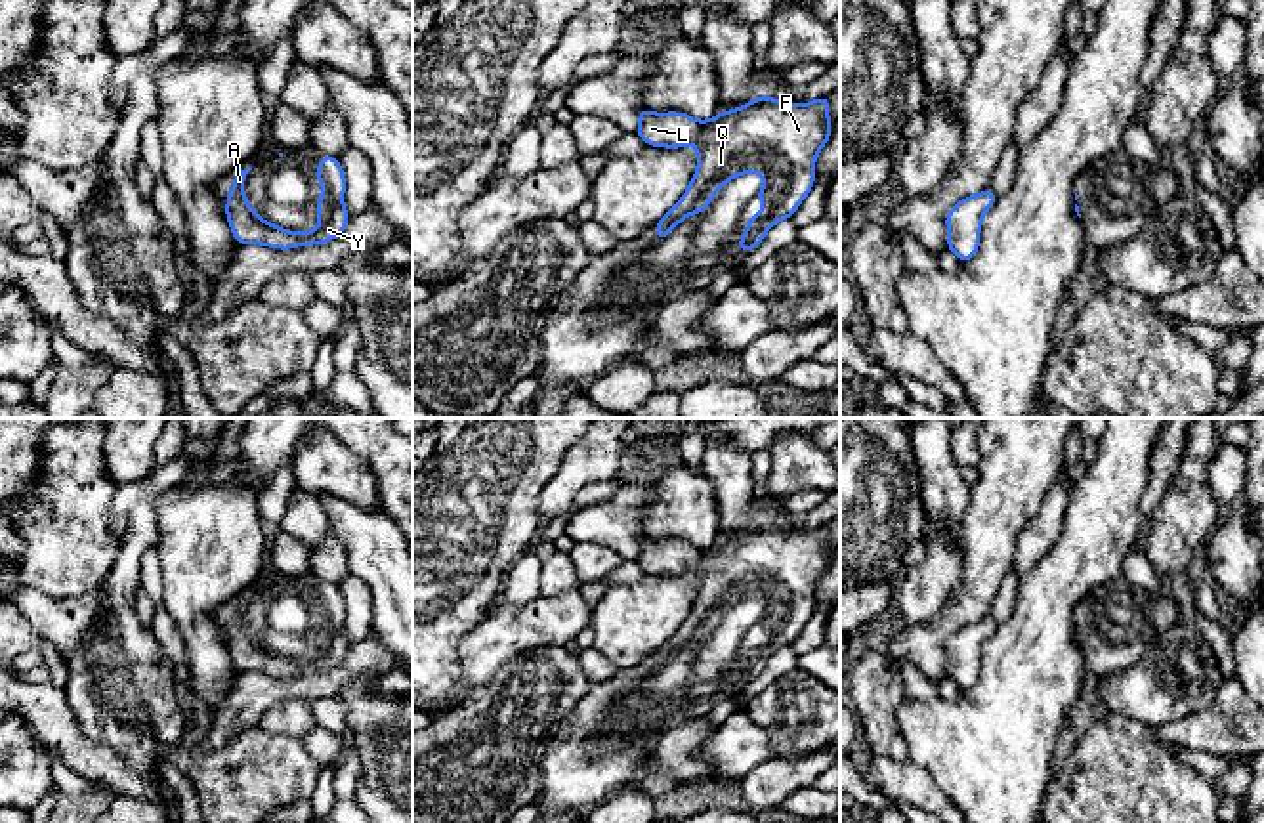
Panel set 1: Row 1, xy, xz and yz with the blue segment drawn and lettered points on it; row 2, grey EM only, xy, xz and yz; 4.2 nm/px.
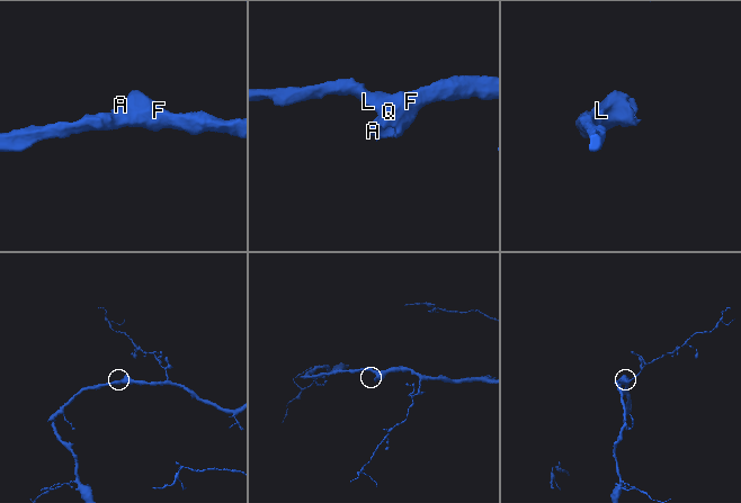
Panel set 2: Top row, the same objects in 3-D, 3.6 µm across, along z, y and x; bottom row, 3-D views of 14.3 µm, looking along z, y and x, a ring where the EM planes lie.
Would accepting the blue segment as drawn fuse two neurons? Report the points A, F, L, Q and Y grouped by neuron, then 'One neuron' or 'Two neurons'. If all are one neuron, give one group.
Groups: A F L Q Y. One neuron

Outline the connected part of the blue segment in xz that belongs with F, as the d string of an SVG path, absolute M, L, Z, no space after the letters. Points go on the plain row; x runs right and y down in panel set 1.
M762 521L739 537L720 538L710 548L697 548L678 538L653 540L643 533L636 561L651 575L680 577L691 571L697 577L697 598L687 619L653 653L659 670L687 644L701 642L733 605L750 600L764 605L764 615L754 623L764 630L764 638L748 644L748 655L737 670L741 680L752 680L775 651L794 644L815 613L817 580L831 567L829 523L792 533Z

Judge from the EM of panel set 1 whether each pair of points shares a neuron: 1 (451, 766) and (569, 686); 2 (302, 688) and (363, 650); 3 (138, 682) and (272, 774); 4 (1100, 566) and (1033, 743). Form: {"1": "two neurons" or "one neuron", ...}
{"1": "one neuron", "2": "one neuron", "3": "two neurons", "4": "one neuron"}

